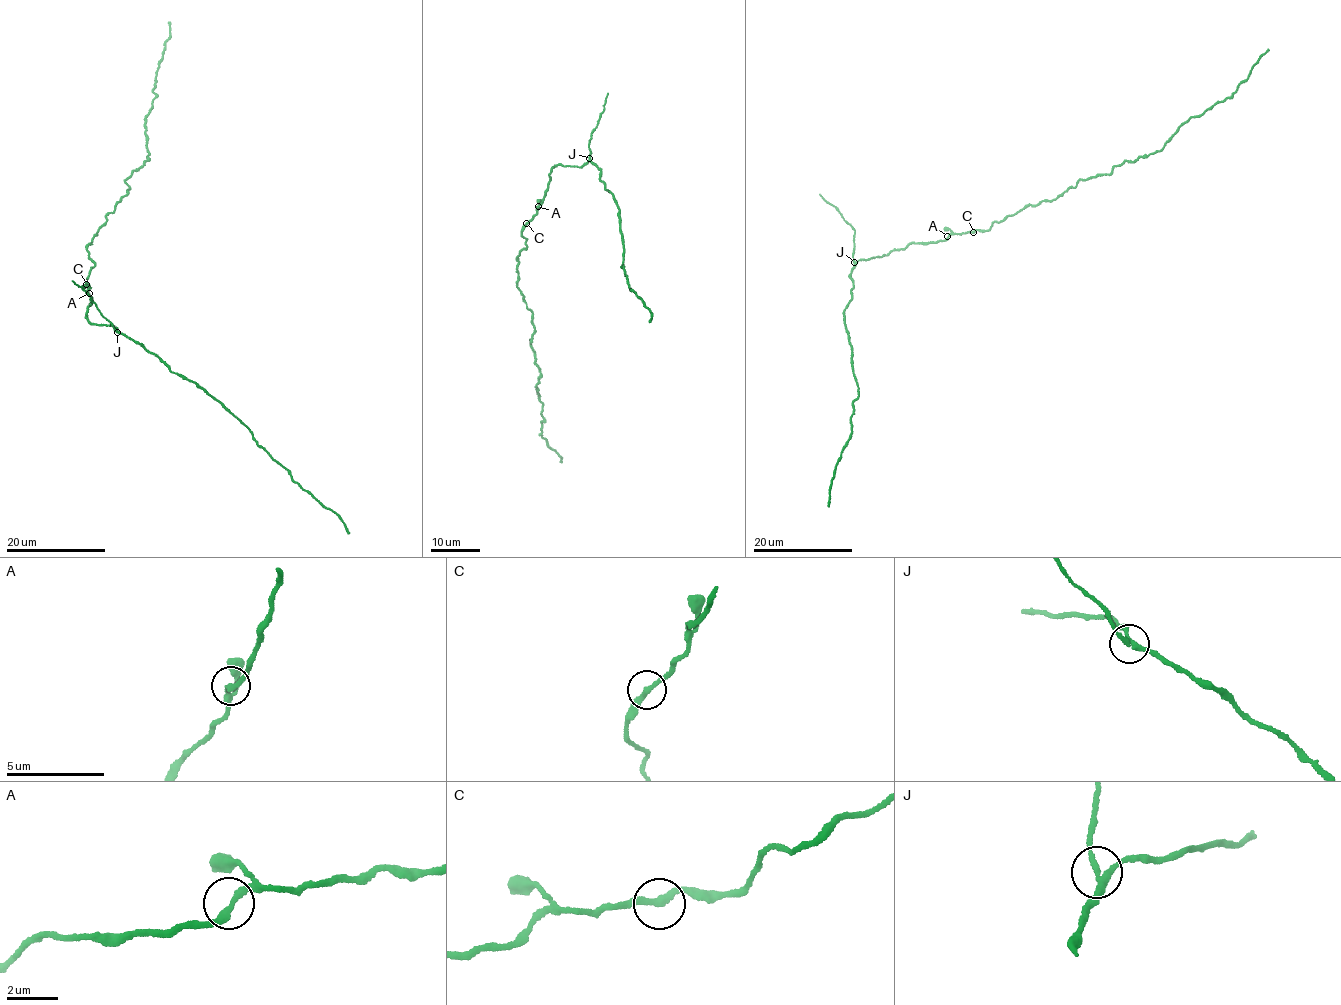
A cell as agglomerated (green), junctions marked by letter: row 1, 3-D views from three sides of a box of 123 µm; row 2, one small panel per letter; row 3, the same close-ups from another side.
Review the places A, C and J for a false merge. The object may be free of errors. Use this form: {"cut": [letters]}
{"cut": []}

